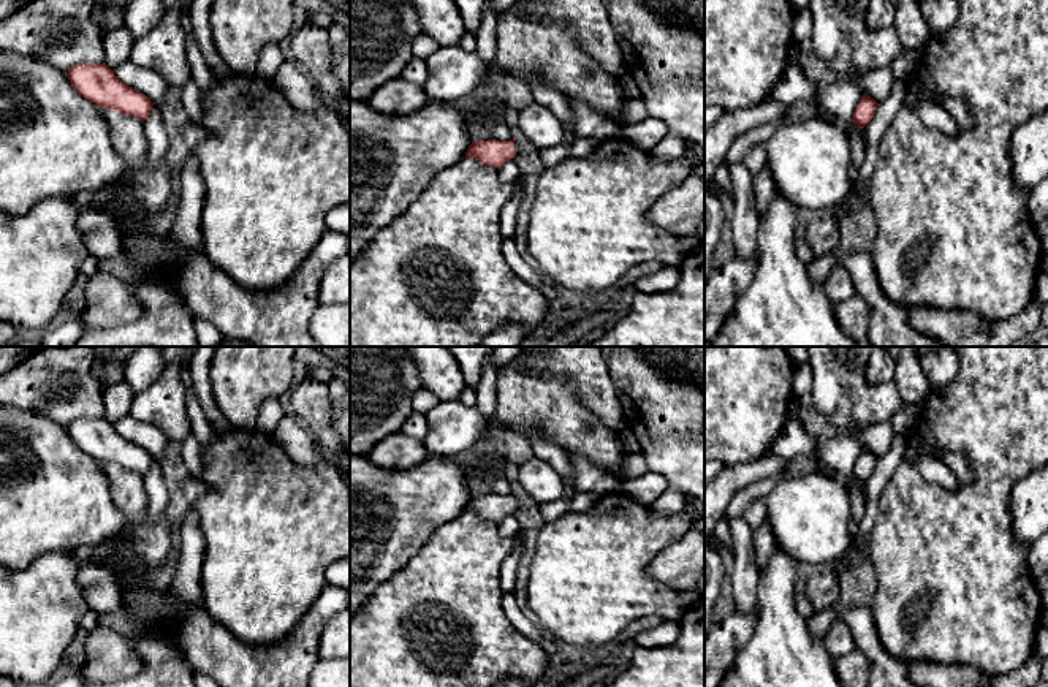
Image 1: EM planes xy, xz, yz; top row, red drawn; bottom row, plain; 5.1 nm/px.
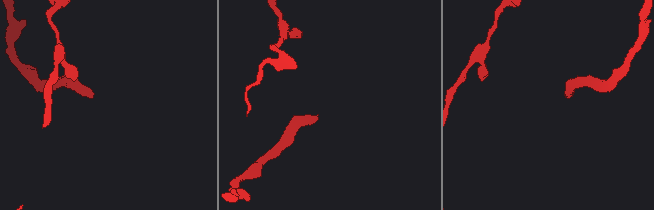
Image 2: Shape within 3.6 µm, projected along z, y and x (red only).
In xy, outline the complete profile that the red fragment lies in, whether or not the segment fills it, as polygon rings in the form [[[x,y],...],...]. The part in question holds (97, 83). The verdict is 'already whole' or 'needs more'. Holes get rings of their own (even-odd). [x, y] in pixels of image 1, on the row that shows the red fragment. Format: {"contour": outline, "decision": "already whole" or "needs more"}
{"contour": [[[78,63],[66,71],[71,85],[98,108],[146,120],[154,103],[123,84],[106,63]]], "decision": "already whole"}

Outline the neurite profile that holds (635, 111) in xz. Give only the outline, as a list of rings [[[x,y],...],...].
[[[641,97],[627,100],[622,112],[624,125],[636,125],[647,117],[649,117],[649,112]]]

